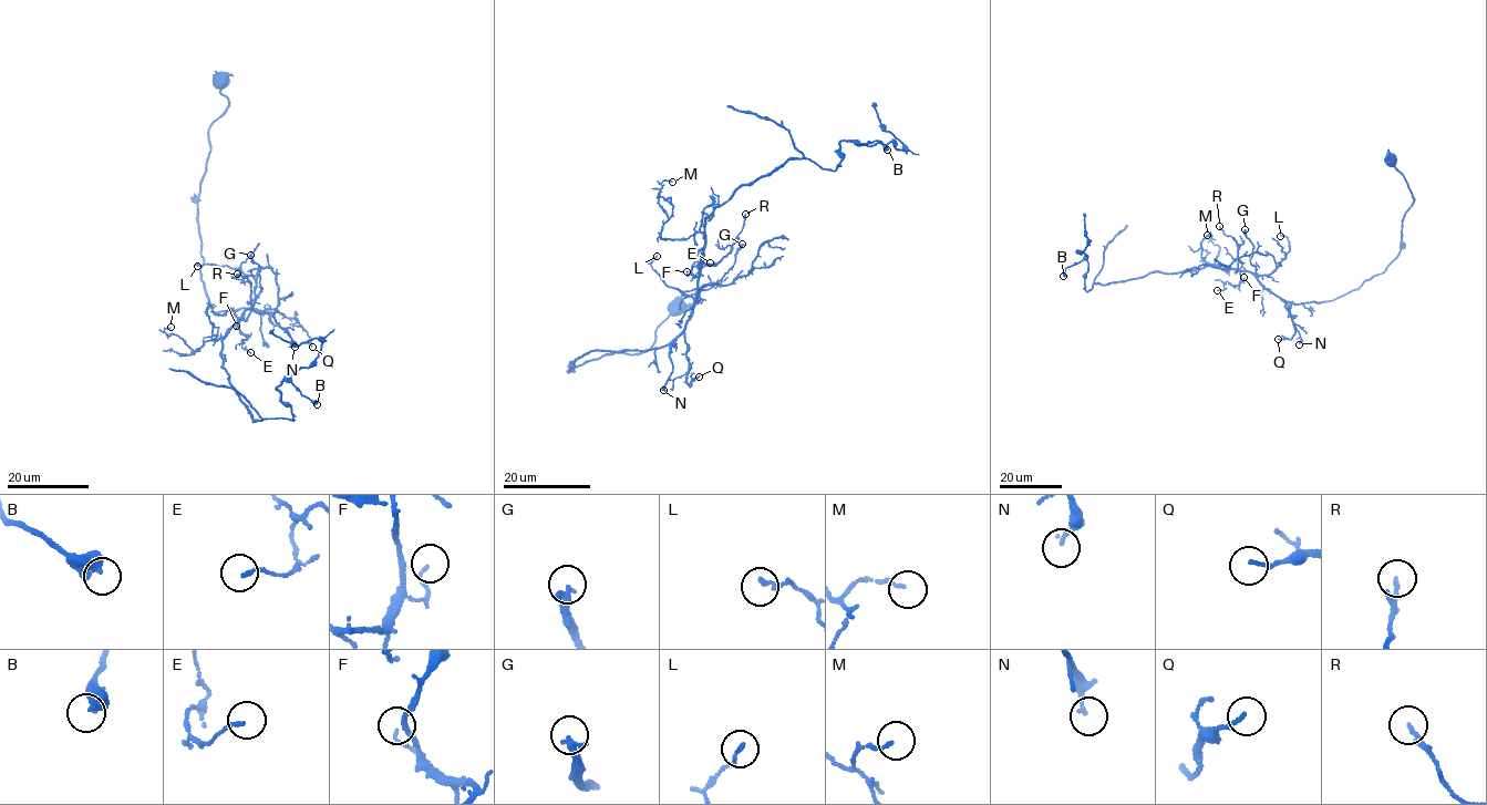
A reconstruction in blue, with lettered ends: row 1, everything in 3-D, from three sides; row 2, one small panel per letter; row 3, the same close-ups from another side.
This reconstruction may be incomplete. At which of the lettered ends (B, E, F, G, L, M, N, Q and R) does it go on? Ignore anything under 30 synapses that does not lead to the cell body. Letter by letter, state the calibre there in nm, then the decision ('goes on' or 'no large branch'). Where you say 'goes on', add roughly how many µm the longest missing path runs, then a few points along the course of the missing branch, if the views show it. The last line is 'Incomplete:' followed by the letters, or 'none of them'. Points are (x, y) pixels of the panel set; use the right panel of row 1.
B: calibre 550 nm; no large branch
E: calibre 130 nm; no large branch
F: calibre 90 nm; no large branch
G: calibre 260 nm; no large branch
L: calibre 150 nm; no large branch
M: calibre 110 nm; no large branch
N: calibre 160 nm; no large branch
Q: calibre 140 nm; no large branch
R: calibre 80 nm; no large branch
Incomplete: none of them

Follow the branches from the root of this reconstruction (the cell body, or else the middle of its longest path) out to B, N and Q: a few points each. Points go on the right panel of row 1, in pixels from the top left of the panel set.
B: (1390, 160), (1414, 200), (1400, 253), (1334, 300), (1296, 305), (1217, 264), (1087, 291), (1085, 257), (1063, 276)
N: (1390, 160), (1414, 200), (1403, 219), (1400, 253), (1386, 269), (1346, 293), (1319, 303), (1288, 303), (1299, 344)
Q: (1390, 160), (1414, 200), (1397, 257), (1334, 300), (1281, 299), (1296, 331), (1278, 339)

